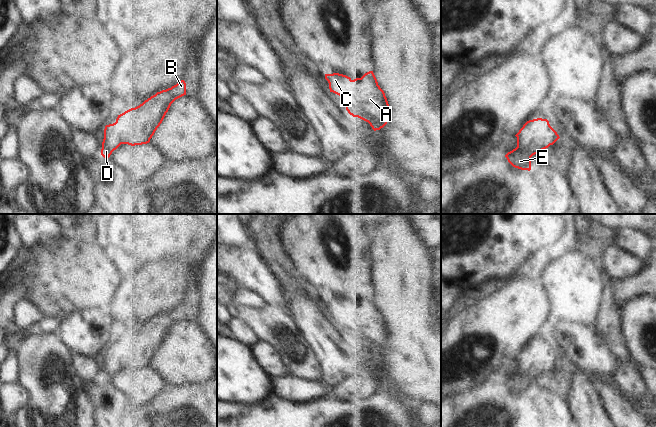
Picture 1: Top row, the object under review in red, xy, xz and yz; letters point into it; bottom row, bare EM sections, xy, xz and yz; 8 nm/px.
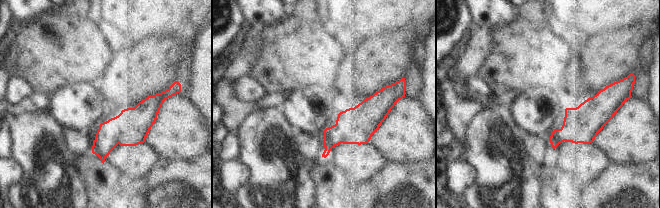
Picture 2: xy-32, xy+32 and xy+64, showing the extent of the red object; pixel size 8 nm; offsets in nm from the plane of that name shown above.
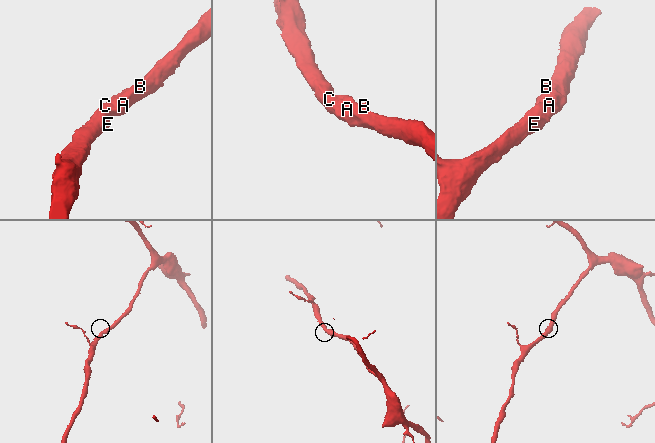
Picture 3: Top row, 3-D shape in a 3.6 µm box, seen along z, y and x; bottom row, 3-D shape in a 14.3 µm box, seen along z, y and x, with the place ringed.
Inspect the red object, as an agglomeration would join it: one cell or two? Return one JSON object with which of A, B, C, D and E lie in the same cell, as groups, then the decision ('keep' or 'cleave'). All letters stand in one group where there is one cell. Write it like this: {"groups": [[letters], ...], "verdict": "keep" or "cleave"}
{"groups": [["A", "B", "C", "D", "E"]], "verdict": "keep"}

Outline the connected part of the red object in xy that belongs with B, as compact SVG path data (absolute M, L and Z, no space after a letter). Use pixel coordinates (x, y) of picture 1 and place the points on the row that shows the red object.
M181 80L171 88L157 92L139 106L118 115L115 123L105 126L101 155L108 160L112 152L121 144L135 146L149 143L171 104L184 95L186 95L186 83L184 80Z

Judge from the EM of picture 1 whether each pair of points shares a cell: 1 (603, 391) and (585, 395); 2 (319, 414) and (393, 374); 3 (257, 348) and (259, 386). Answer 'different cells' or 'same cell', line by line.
1: different cells
2: different cells
3: different cells

